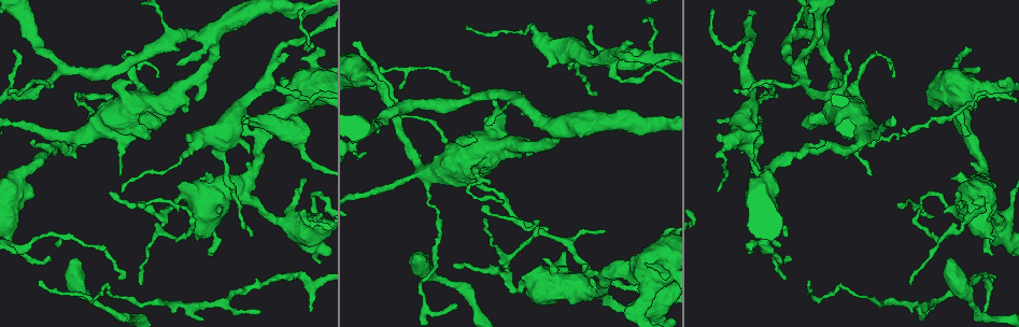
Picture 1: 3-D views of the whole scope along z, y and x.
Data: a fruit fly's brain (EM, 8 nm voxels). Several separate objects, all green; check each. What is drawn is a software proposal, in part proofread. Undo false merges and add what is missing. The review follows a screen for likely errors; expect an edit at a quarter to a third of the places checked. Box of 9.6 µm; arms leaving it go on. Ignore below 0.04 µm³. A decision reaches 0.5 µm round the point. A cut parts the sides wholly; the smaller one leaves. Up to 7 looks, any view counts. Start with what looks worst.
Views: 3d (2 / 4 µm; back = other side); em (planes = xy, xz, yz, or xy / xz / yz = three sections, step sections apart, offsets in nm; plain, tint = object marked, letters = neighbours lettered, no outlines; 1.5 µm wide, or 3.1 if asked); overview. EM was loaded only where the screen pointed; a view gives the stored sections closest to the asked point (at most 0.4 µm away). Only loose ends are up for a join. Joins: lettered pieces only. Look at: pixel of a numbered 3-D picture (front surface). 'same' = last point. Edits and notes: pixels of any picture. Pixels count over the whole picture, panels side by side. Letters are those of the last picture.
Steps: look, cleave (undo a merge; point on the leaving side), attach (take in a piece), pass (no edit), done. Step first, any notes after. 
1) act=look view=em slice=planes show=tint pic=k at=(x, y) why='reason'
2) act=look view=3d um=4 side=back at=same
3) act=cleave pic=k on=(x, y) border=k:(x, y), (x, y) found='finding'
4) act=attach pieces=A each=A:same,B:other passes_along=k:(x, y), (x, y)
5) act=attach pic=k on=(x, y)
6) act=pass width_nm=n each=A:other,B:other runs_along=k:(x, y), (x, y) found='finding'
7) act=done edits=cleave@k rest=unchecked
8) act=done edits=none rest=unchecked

act=look view=3d um=2 pic=1 at=(208, 253)

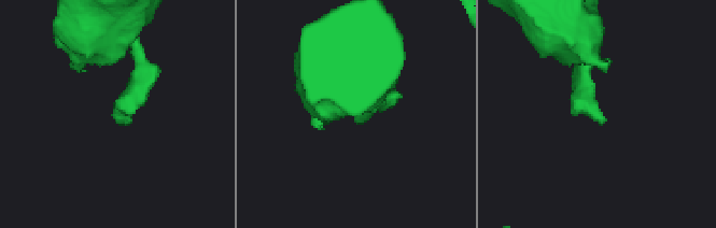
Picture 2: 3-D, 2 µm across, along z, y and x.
act=look view=em slice=planes show=letters pic=2 at=(116, 122)

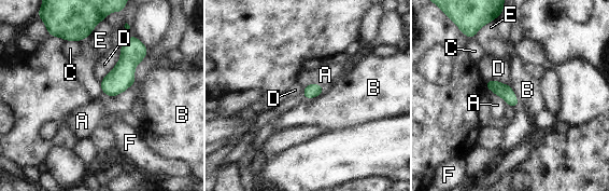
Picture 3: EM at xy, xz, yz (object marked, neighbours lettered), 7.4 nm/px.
act=pass longest_contact=D:300nm each=A:other,B:other,C:other,D:other,E:other,F:other border=3:(325, 89), (316, 96), (303, 98) found='none of them fits'

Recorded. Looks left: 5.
act=look view=em slice=planes show=letters pic=1 at=(357, 157) why='thin end'

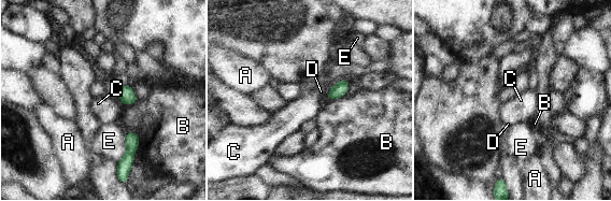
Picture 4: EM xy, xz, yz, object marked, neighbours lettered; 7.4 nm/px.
act=pass each=A:other,B:other,C:other,D:other,E:other border=4:(336, 83), (325, 98) found='no lettered piece goes on from it'

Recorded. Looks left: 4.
act=look view=3d um=4 pic=1 at=(718, 120) why='an open end'

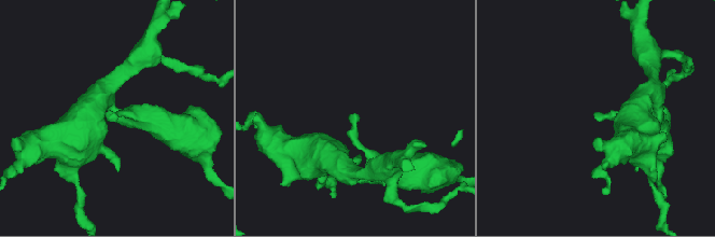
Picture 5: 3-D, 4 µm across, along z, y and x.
act=look view=em slice=planes show=letters pic=5 at=(117, 116) why='need the tissue'

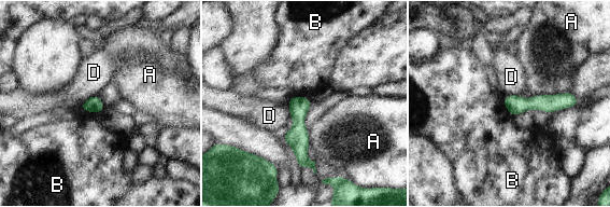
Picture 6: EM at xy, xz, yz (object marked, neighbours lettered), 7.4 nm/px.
act=pass longest_contact=A:300nm each=A:other,B:other,D:other found='no lettered piece goes on from it'

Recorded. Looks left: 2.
act=done edits=none rest=unchecked

